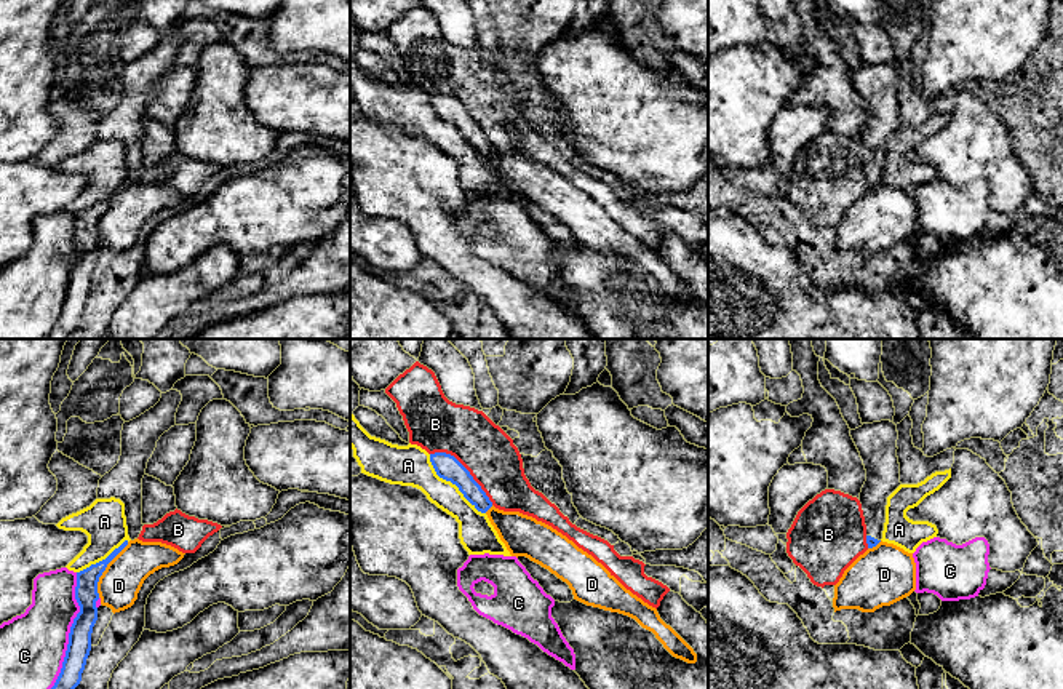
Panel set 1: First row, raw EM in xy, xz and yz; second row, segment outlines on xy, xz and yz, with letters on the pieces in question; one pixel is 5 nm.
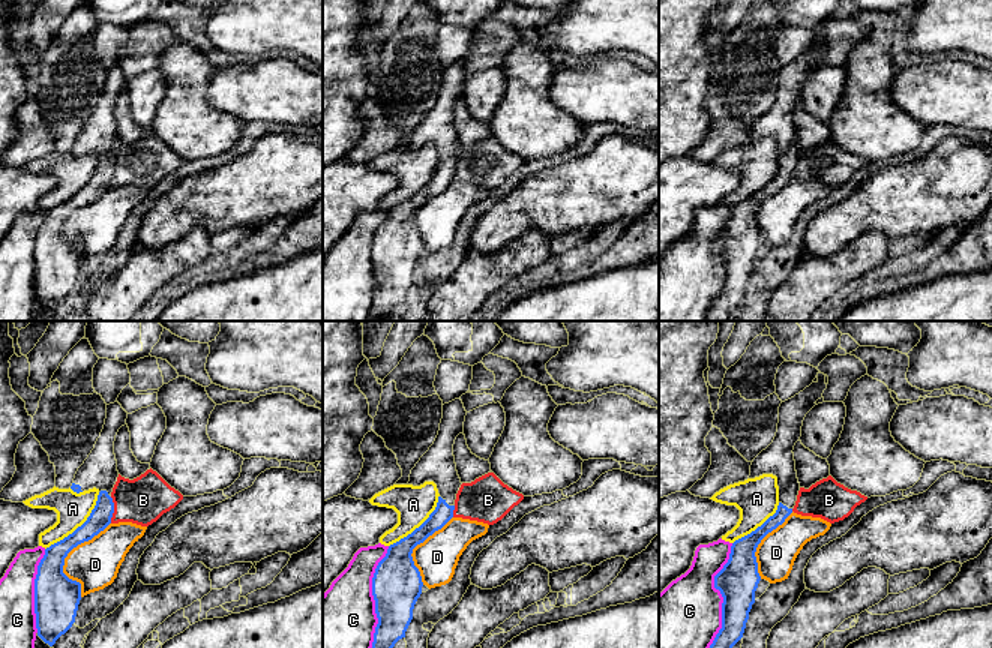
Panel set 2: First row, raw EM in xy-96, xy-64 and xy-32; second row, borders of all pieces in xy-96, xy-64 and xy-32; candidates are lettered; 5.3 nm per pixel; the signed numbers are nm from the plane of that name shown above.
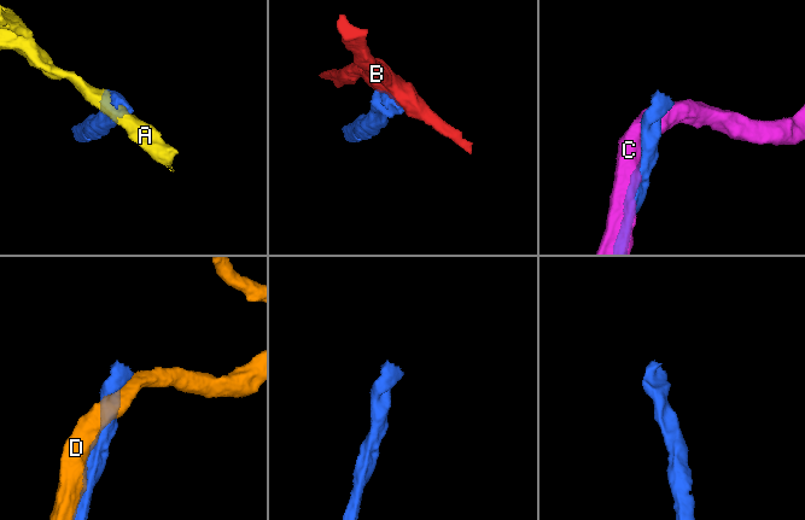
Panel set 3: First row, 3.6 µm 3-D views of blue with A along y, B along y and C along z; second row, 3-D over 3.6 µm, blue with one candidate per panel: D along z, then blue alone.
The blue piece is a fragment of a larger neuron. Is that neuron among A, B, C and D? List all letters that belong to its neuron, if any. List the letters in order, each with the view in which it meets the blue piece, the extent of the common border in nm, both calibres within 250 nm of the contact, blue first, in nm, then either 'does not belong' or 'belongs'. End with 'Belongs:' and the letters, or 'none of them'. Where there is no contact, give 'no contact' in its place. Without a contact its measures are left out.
A: meets blue in xz; contact 420 nm long; 120 nm thick on the blue side, 200 nm on the other; does not belong
B: meets blue in xz; contact 420 nm long; 120 nm thick on the blue side, 280 nm on the other; does not belong
C: meets blue in xy; contact 600 nm long; 120 nm thick on the blue side, 340 nm on the other; does not belong
D: meets blue in xy; contact 320 nm long; 120 nm thick on the blue side, 200 nm on the other; does not belong
Belongs: none of them

